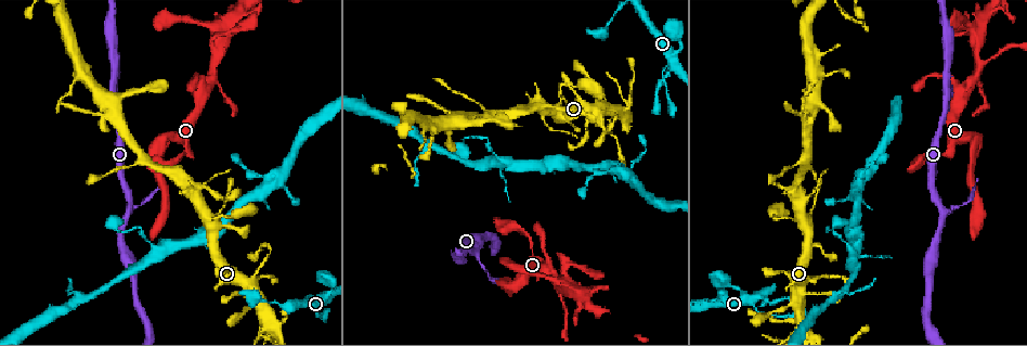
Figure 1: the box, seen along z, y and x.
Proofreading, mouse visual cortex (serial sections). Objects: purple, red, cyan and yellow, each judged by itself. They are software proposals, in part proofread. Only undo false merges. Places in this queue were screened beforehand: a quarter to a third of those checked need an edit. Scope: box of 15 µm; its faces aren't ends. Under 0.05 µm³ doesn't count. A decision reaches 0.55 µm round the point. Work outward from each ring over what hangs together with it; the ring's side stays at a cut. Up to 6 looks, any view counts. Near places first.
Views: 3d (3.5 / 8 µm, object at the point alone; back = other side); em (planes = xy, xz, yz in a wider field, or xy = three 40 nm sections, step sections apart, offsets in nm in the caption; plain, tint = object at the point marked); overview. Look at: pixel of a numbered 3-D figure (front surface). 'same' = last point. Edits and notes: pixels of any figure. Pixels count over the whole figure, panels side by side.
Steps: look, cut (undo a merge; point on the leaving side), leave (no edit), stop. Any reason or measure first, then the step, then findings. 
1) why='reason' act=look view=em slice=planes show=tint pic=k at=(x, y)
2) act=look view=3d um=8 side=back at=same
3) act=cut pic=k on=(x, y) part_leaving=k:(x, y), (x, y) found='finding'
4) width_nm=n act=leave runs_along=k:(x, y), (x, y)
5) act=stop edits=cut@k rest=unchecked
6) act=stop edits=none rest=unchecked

act=look view=3d um=3.5 pic=1 at=(674, 66)

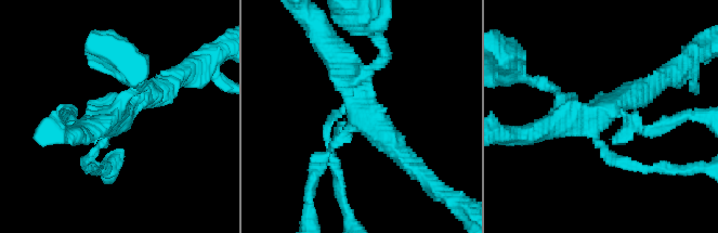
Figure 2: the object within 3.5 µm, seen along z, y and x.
why='need the tissue' act=look view=em slice=xy step=2 show=tint pic=2 at=(605, 111)

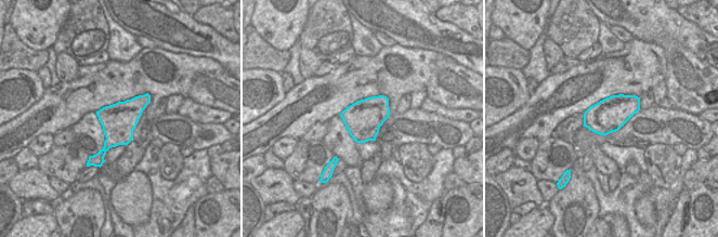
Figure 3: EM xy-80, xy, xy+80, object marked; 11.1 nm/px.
why='cut it another way' act=look view=em slice=xy step=3 show=tint at=same

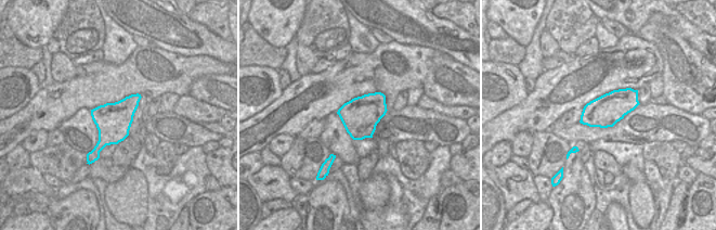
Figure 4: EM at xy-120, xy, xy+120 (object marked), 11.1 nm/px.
act=leave found='all the same cell'

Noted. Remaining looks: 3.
why='thin neck' act=look view=3d um=3.5 side=back pic=1 at=(615, 113)

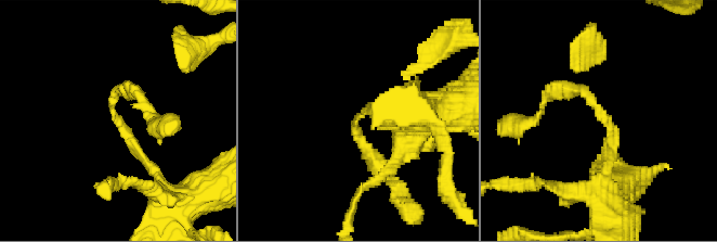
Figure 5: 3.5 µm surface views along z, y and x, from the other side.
arm_widths_nm=150,200 act=look view=em slice=xy step=3 show=tint pic=5 at=(356, 123)

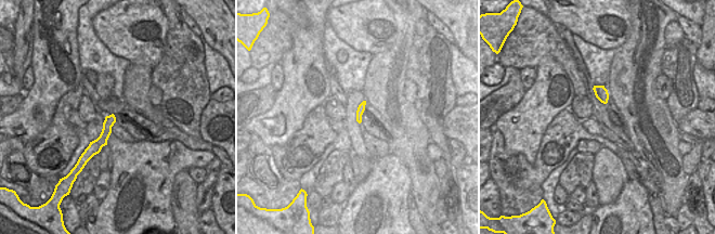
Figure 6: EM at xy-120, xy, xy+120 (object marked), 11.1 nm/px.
act=leave found='continuous, no second cell'

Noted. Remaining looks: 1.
act=stop edits=none rest=unchecked

